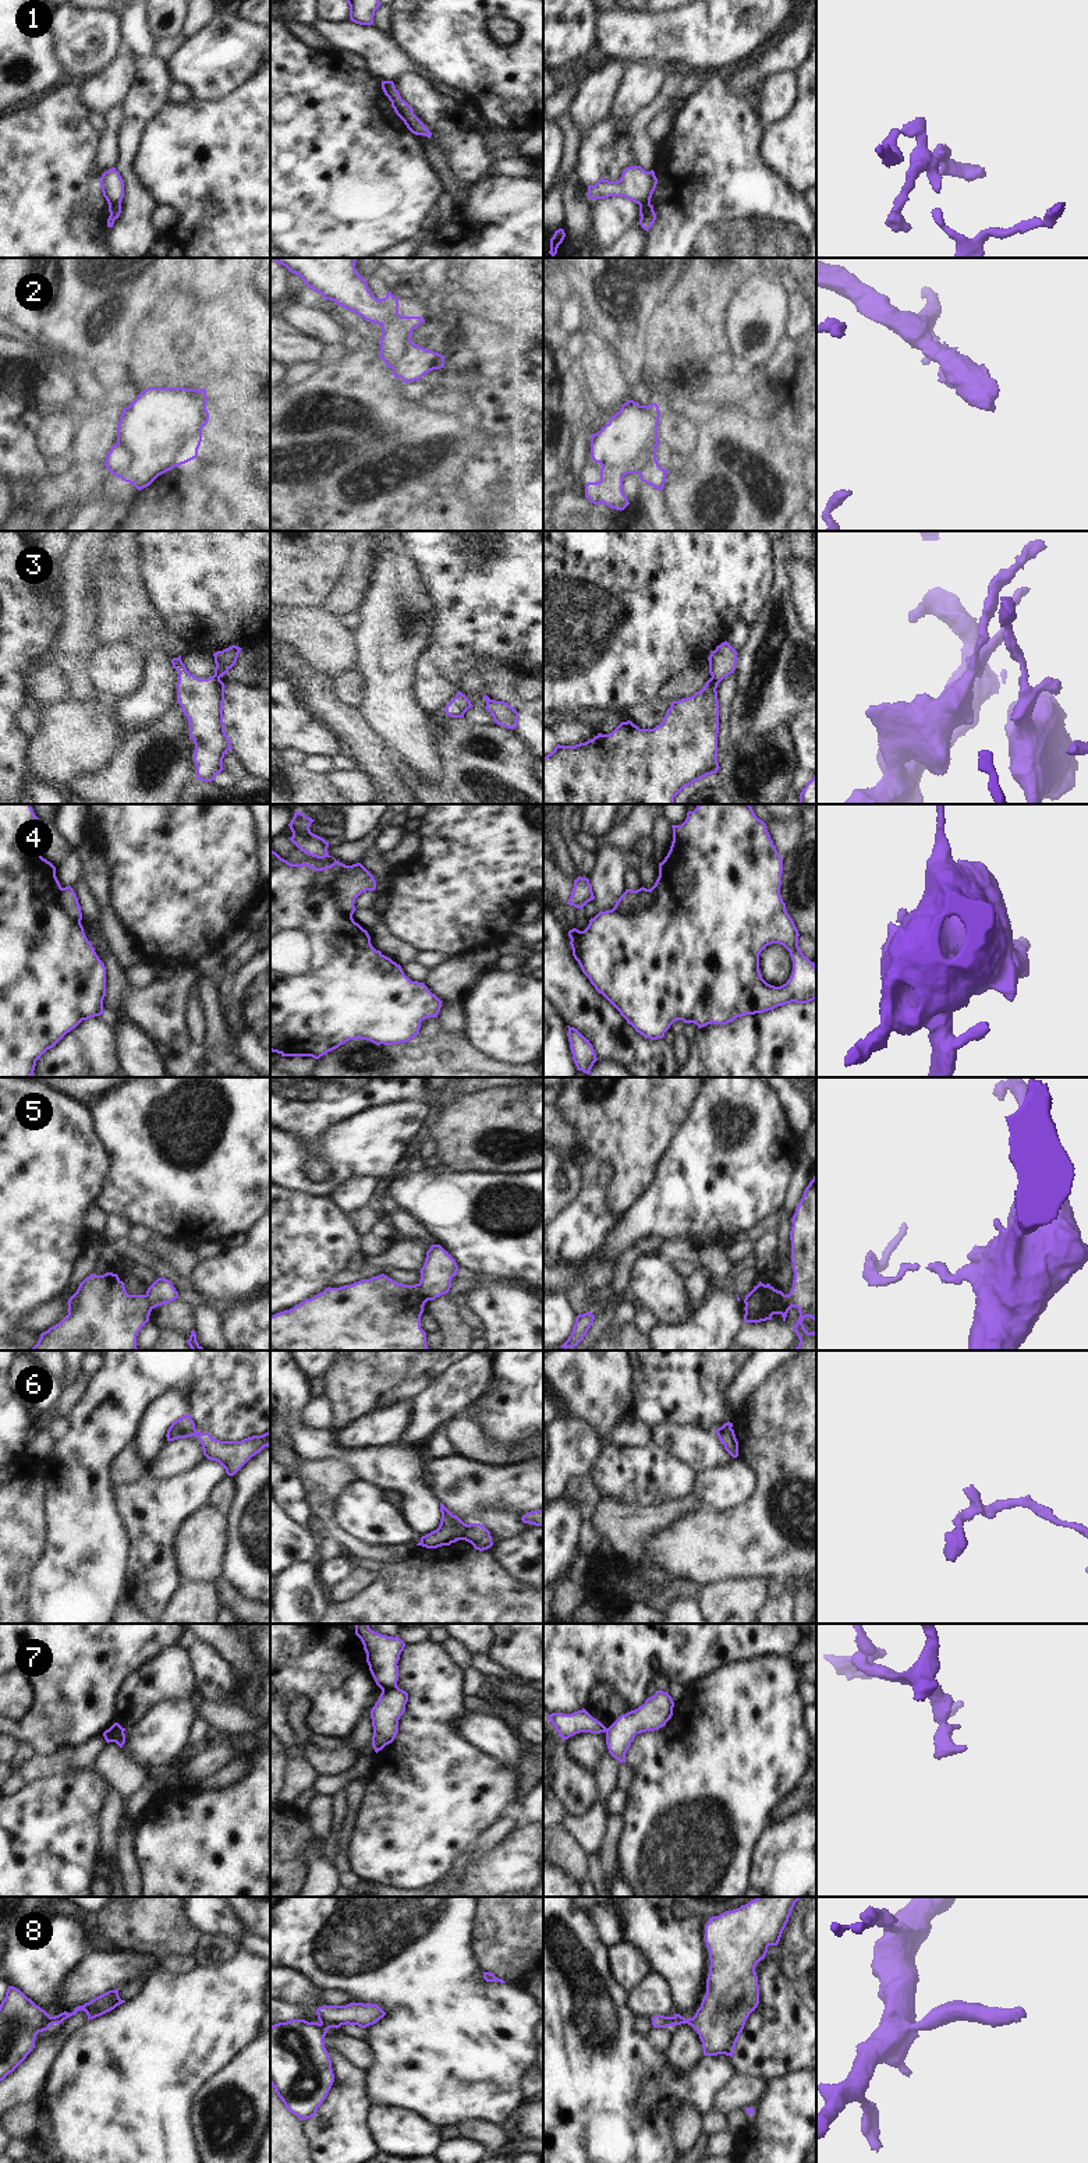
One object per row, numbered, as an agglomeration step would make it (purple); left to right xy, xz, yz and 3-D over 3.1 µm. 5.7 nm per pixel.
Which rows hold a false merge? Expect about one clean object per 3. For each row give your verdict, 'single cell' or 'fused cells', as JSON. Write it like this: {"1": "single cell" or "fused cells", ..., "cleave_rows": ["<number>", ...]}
{"1": "fused cells", "2": "fused cells", "3": "fused cells", "4": "fused cells", "5": "fused cells", "6": "fused cells", "7": "fused cells", "8": "fused cells", "cleave_rows": ["1", "2", "3", "4", "5", "6", "7", "8"]}

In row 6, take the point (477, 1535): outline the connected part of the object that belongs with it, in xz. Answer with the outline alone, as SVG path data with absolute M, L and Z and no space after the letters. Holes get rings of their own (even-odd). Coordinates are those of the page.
M469 1523L463 1540L471 1543L474 1548L479 1551L493 1546L490 1532L481 1523Z

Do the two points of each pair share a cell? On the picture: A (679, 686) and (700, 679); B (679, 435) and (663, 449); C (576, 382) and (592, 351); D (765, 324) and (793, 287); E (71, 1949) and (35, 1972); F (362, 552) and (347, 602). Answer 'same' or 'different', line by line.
A: same
B: different
C: different
D: different
E: same
F: same

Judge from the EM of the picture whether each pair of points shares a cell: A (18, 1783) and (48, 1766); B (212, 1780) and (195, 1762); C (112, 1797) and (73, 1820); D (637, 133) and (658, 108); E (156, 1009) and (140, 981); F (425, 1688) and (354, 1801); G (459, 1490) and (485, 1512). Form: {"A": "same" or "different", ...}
{"A": "different", "B": "different", "C": "different", "D": "same", "E": "different", "F": "different", "G": "different"}

